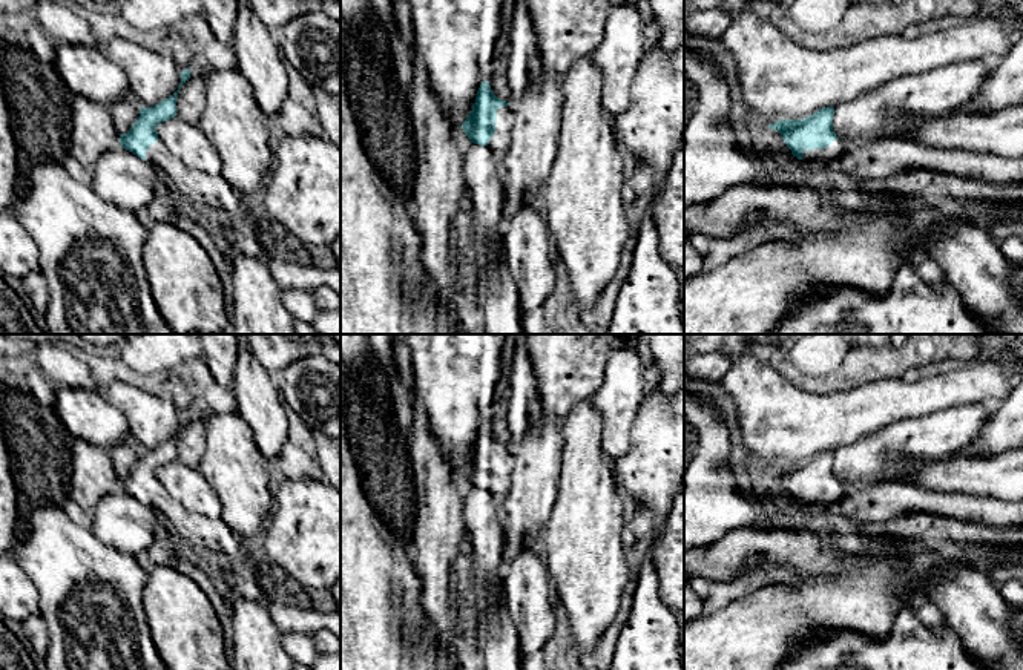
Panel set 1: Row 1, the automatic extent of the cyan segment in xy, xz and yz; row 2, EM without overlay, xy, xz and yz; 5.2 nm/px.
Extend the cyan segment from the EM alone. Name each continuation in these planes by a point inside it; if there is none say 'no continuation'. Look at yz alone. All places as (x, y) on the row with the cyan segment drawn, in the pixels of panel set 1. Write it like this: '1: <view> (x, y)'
1: yz (830, 154)

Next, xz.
1: xz (500, 140)

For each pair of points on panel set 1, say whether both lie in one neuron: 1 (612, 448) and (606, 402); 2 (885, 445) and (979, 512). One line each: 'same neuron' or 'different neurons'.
1: same neuron
2: different neurons

